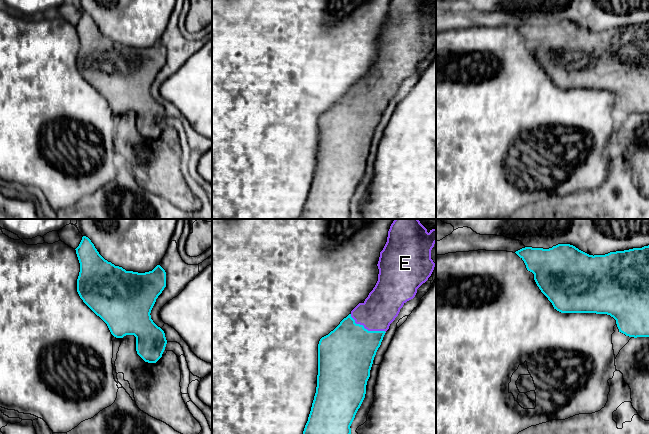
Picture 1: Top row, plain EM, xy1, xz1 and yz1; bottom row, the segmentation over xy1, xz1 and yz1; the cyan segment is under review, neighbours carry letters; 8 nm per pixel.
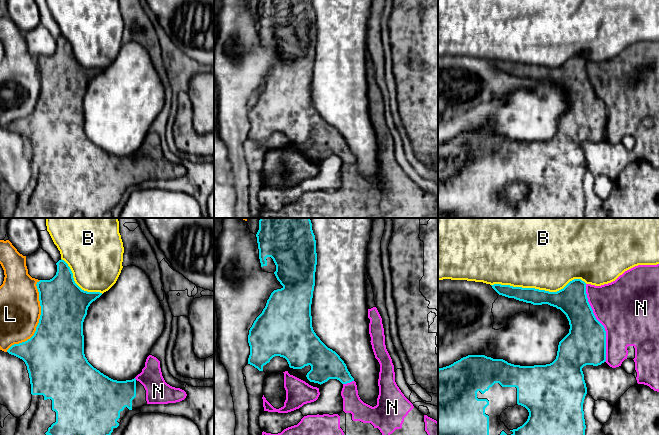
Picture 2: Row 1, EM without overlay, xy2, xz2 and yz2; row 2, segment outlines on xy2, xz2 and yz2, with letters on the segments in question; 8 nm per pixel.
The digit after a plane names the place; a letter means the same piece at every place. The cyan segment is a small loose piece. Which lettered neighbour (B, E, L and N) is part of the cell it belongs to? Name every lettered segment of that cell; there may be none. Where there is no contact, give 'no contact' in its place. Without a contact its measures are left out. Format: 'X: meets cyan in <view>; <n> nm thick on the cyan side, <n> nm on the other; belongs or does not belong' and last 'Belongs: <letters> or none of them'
B: meets cyan in yz2; 190 nm thick on the cyan side, 500 nm on the other; does not belong
E: meets cyan in xz1; 440 nm thick on the cyan side, 280 nm on the other; belongs
L: meets cyan in xy2; 420 nm thick on the cyan side, 320 nm on the other; does not belong
N: meets cyan in yz2; 340 nm thick on the cyan side, 480 nm on the other; belongs
Belongs: E, N

